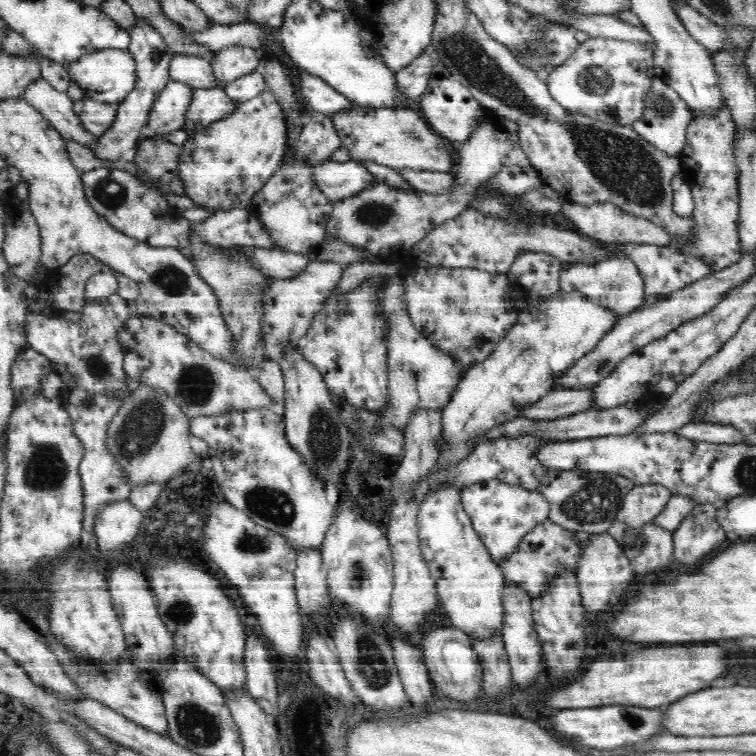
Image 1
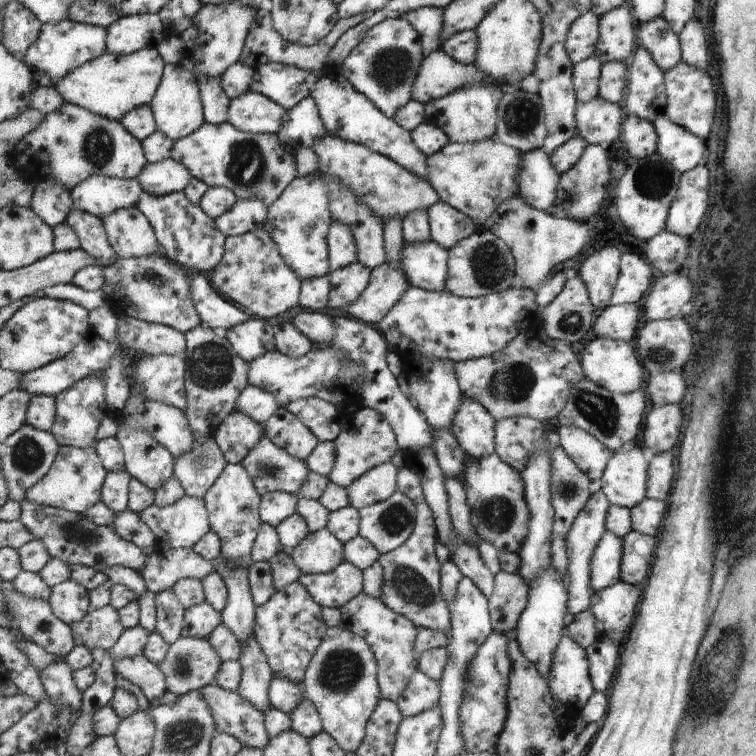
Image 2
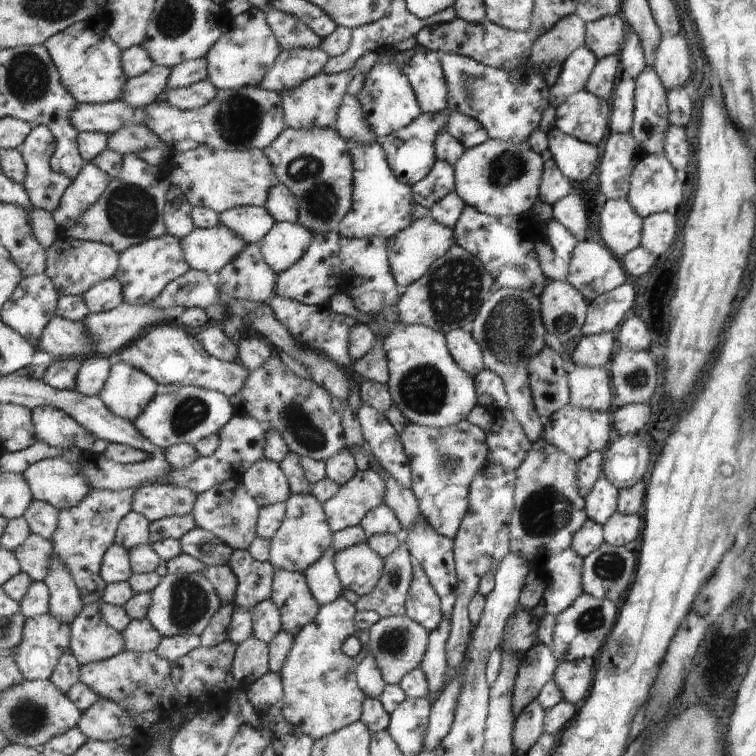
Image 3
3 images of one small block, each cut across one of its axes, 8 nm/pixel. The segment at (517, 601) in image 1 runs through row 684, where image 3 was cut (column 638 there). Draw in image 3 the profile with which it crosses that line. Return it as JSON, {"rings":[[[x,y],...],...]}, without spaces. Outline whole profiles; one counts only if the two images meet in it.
{"rings":[[[615,512],[606,523],[603,524],[603,536],[609,545],[630,546],[640,534],[642,520],[638,515],[628,515]]]}

